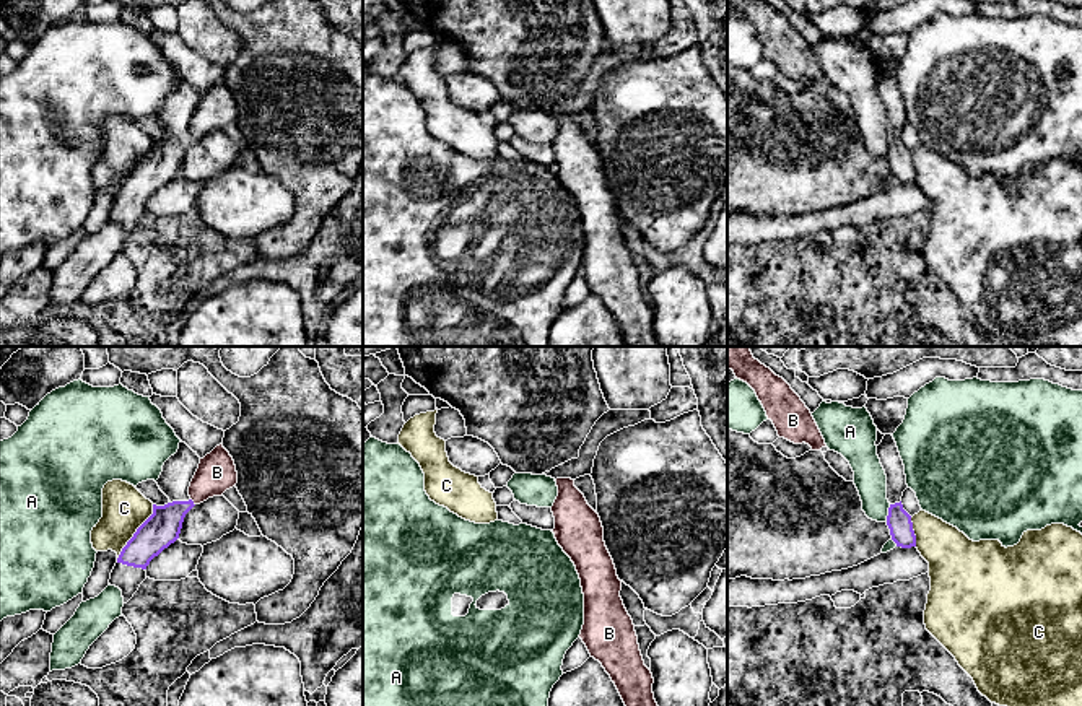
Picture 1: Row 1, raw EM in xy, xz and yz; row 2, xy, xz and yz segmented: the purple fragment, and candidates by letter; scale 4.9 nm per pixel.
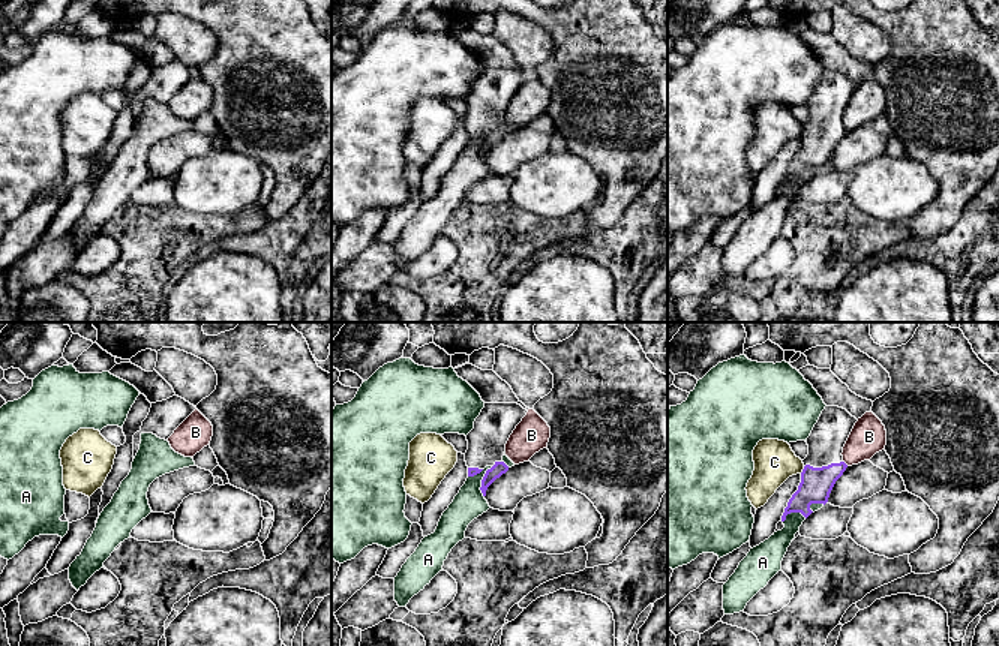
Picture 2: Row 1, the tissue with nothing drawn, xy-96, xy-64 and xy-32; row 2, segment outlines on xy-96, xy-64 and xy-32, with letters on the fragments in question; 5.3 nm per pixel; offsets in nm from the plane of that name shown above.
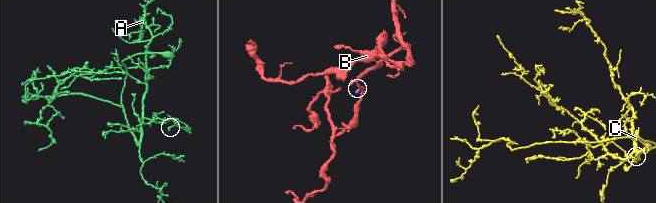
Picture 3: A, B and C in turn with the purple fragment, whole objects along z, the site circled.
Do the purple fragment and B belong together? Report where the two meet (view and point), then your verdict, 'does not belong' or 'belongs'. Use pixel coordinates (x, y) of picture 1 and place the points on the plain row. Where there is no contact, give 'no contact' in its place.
xy (192, 137) | does not belong

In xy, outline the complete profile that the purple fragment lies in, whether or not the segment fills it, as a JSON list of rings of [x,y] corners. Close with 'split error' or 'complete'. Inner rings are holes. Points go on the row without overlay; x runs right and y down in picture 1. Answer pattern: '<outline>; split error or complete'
[[[182,76],[177,88],[164,98],[156,119],[169,138],[164,142],[153,140],[153,150],[122,184],[111,208],[109,220],[122,226],[124,239],[146,215],[145,205],[150,197],[179,174],[184,153],[195,142],[189,132],[189,122],[199,99],[197,88]]]; split error

